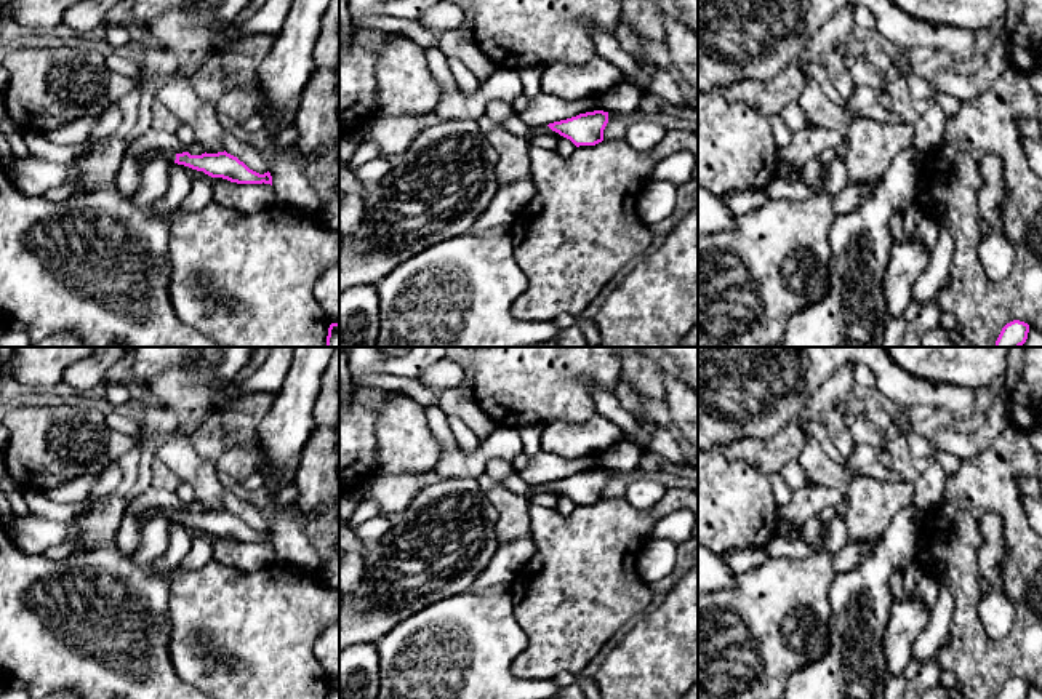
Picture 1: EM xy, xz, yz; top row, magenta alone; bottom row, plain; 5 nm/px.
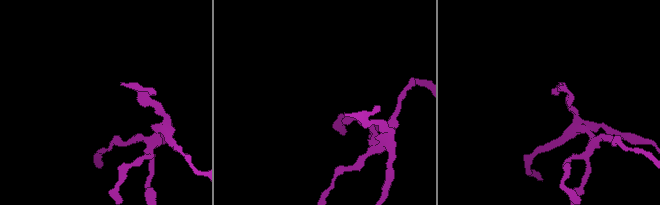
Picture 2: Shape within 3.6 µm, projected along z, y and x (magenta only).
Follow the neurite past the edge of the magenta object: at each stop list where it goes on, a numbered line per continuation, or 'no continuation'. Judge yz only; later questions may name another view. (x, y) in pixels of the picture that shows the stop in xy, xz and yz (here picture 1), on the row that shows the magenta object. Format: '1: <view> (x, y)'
no continuation

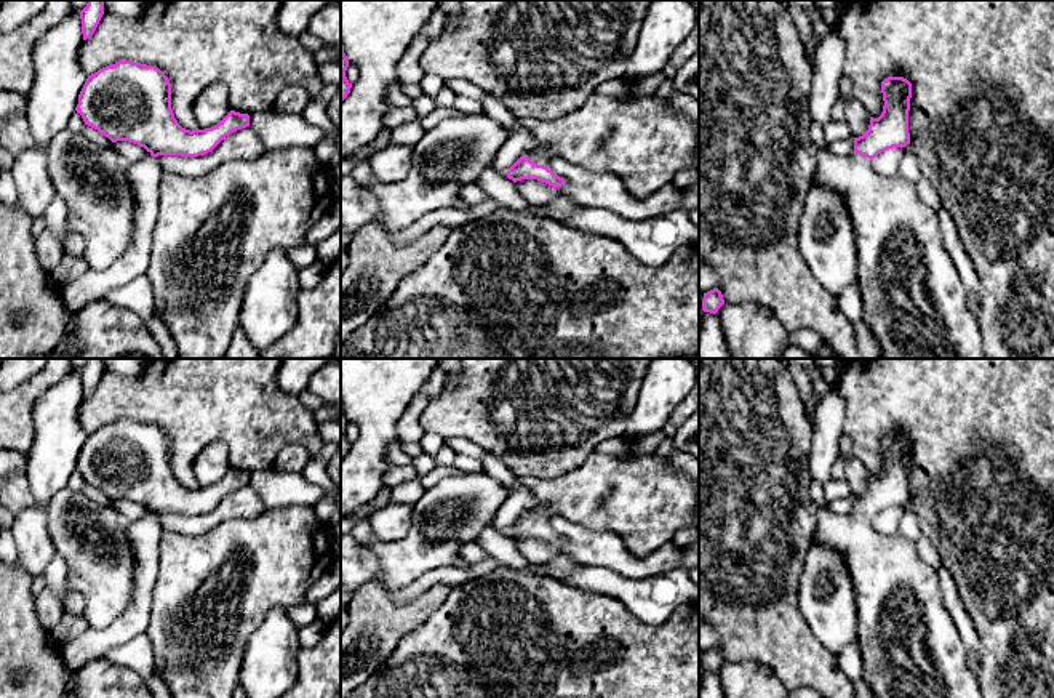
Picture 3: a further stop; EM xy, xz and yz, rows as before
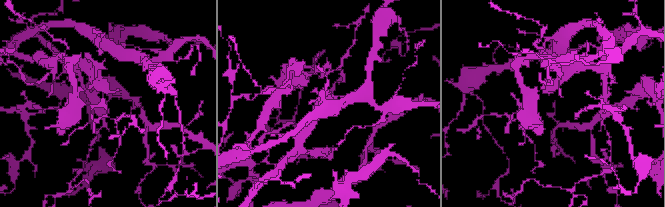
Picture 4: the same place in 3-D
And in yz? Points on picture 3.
1: yz (915, 304)

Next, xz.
1: xz (645, 141)

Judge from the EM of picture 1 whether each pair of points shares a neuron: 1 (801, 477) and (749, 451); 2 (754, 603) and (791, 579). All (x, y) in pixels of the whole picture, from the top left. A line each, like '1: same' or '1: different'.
1: different
2: same

